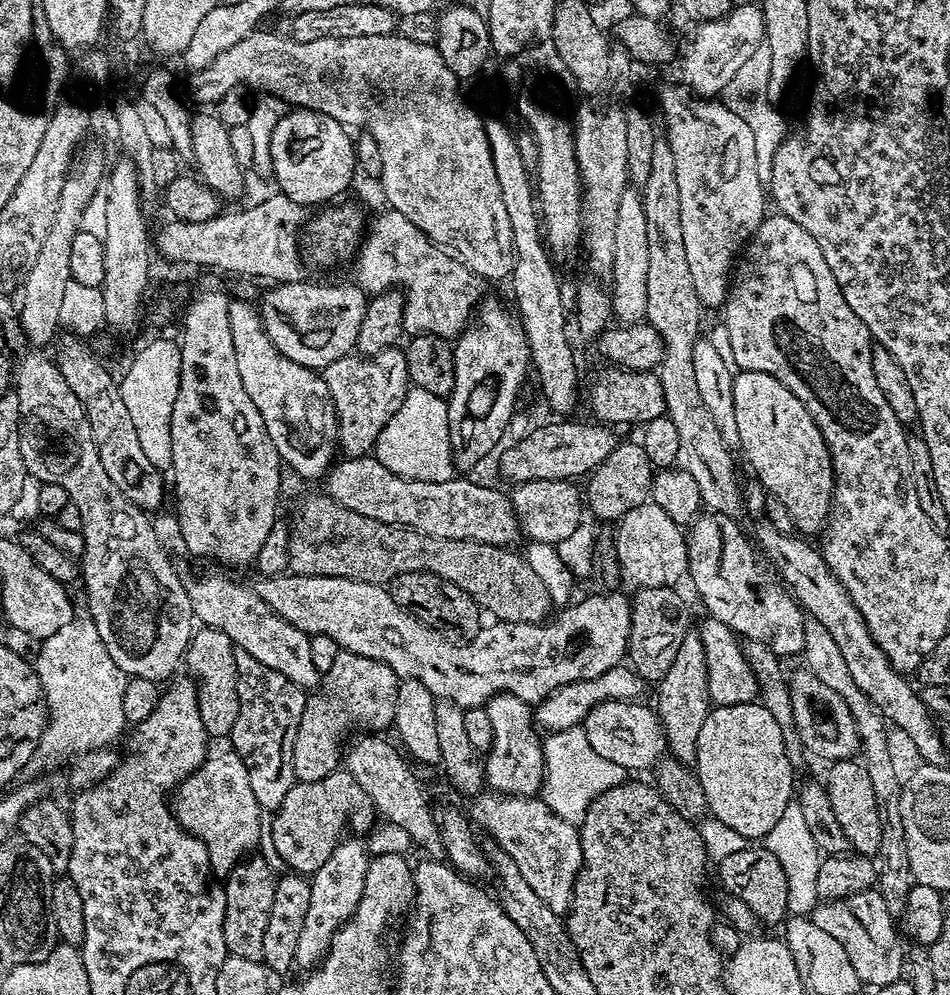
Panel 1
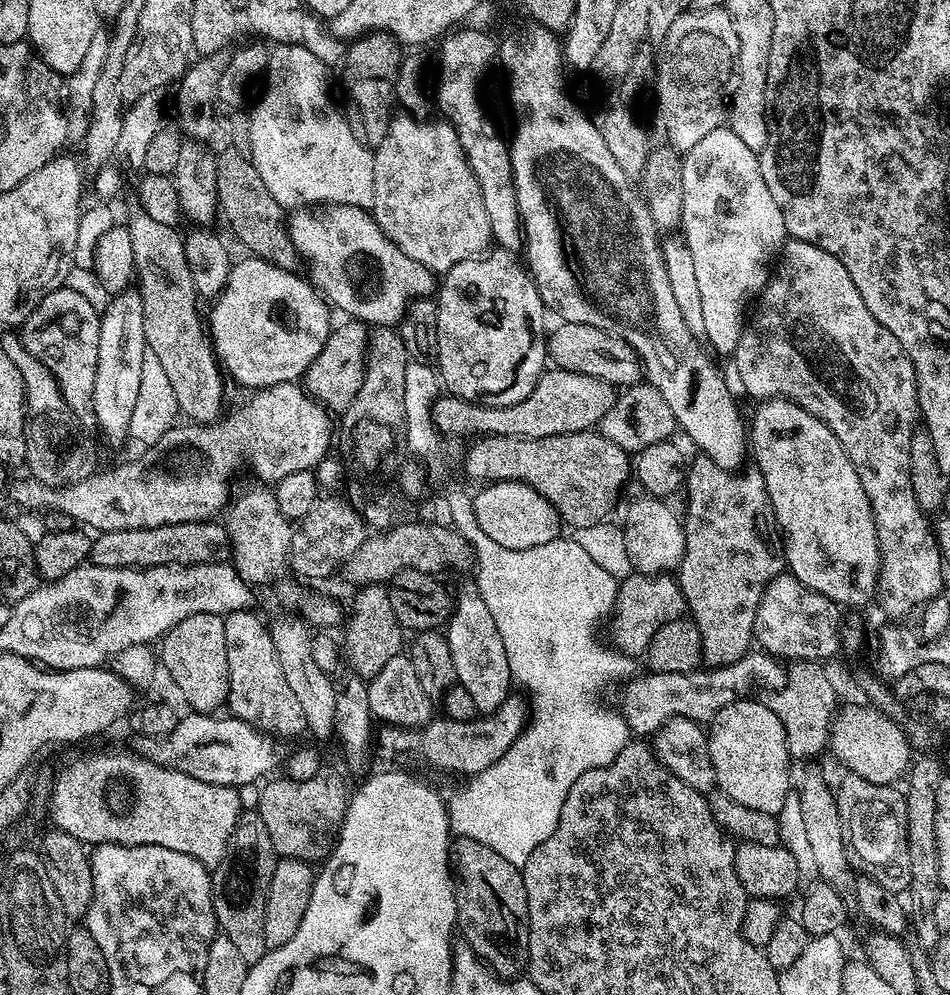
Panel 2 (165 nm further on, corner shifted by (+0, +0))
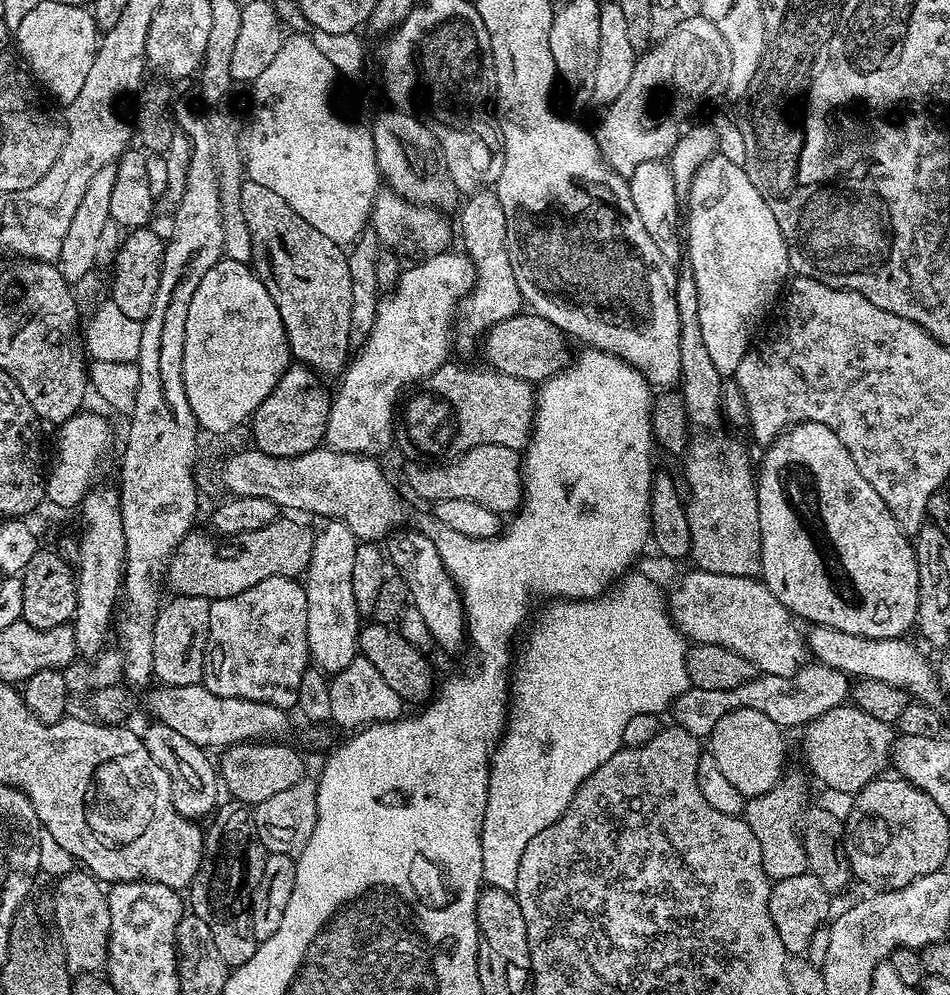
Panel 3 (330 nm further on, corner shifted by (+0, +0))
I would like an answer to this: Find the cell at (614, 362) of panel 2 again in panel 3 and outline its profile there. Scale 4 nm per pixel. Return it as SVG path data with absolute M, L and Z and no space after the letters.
M517 314L508 320L493 324L484 333L482 343L484 356L488 359L487 367L502 376L513 376L529 382L543 382L569 359L569 341L560 328L546 318L535 314L524 315Z

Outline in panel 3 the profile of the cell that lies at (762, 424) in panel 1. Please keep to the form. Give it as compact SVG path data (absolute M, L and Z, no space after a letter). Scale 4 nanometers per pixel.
M806 422L805 424L794 424L787 428L774 443L767 445L764 461L758 464L758 479L756 481L756 493L758 494L758 518L760 519L760 576L764 585L786 606L793 616L801 621L809 620L809 625L821 624L834 630L842 630L846 634L854 634L862 638L877 640L878 638L901 639L908 631L913 631L918 616L918 563L915 562L915 550L913 541L894 522L894 514L882 502L878 490L862 478L862 470L854 466L854 458L850 458L850 450L842 446L842 438L834 434L826 426L818 422Z

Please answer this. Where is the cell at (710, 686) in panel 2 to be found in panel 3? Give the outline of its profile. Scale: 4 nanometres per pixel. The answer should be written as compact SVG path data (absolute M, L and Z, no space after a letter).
M808 662L789 676L757 674L750 682L742 682L742 686L734 686L730 690L702 690L690 686L674 701L675 723L690 730L690 734L708 738L714 726L718 726L718 718L730 714L730 710L749 708L766 714L766 718L770 718L770 722L782 730L799 729L814 718L826 714L826 710L834 710L839 704L845 703L849 696L850 677L847 673L819 662Z

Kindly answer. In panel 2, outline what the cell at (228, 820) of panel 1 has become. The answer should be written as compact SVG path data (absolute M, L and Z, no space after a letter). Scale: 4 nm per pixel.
M135 750L129 752L92 752L89 756L76 756L56 776L52 784L52 797L48 812L57 829L81 840L86 846L121 844L122 846L166 846L178 854L190 854L206 869L214 869L222 862L230 834L240 817L241 793L234 788L198 782L190 774L170 770L150 762Z

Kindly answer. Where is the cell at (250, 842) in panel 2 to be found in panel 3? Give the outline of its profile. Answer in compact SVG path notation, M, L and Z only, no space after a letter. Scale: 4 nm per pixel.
M239 802L221 803L204 834L204 857L186 892L191 915L202 918L214 934L214 946L229 969L254 958L258 941L252 929L252 890L262 878L265 850L256 833L253 813Z

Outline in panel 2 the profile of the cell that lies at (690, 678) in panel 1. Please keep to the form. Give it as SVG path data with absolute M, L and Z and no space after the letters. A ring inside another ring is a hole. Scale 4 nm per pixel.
M696 454L693 457L686 468L688 505L682 511L685 552L678 567L678 583L684 595L687 615L700 635L703 663L713 669L738 662L753 647L752 631L758 602L762 602L766 586L781 571L782 548L778 543L772 504L768 501L768 491L759 468L748 466L737 474L720 468L709 456ZM720 548L725 558L732 564L740 564L740 568L720 568Z

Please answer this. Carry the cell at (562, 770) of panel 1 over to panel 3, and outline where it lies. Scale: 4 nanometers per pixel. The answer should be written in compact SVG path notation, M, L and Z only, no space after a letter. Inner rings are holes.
M638 570L629 571L621 576L603 595L597 596L593 600L560 598L552 602L552 605L541 614L540 621L533 626L532 633L529 634L528 641L524 644L524 653L517 660L515 657L514 667L510 672L510 711L506 727L503 736L490 753L488 797L482 822L482 880L487 887L515 893L518 882L518 862L522 862L522 850L526 850L526 842L530 842L532 833L547 832L554 822L558 822L560 815L570 806L581 782L590 774L594 774L594 770L598 770L598 766L602 766L602 762L606 762L606 758L610 758L620 751L625 743L624 731L627 730L628 723L635 716L648 716L651 712L666 707L667 704L669 707L690 687L684 657L688 650L689 645L686 643L684 633L677 628L672 617L668 615L666 596L661 585L650 582L650 578L646 578ZM648 688L656 688L656 700L652 700Z

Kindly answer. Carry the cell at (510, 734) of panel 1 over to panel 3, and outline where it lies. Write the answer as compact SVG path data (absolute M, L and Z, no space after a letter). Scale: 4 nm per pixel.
M419 530L391 533L386 544L386 556L395 571L406 582L411 607L416 608L430 626L430 634L437 645L440 644L448 652L456 652L466 644L466 621L464 619L464 604L460 600L460 589L452 580L452 575L446 570L442 558L435 549L434 542L426 538Z

